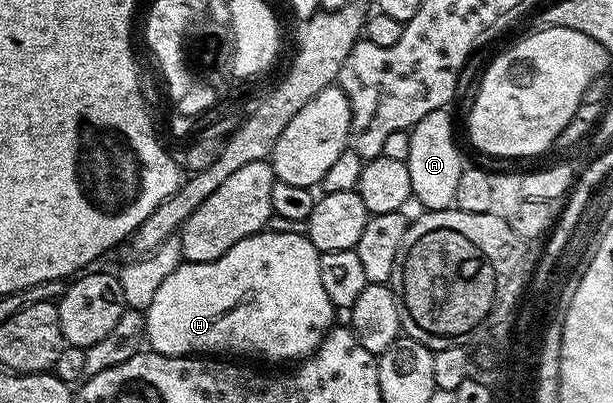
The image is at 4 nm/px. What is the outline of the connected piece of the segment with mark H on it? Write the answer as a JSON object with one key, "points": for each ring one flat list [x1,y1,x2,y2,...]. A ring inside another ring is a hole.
{"points":[[266,229,239,241,239,245,231,245,231,249,215,261,182,262,159,286,150,307,143,312,148,346,160,355,213,357,225,353,221,351,230,351,233,357,250,355,269,363,307,359,335,323,333,302,323,290,323,281,319,277,320,260,321,252,315,249,308,234]]}

